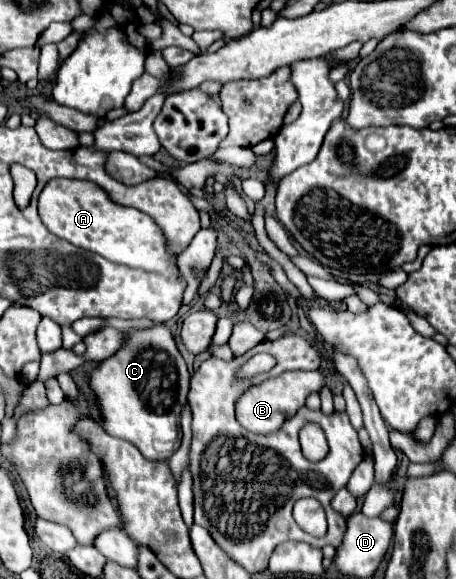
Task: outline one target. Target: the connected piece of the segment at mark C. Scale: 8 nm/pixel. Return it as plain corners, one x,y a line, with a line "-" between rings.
166,324
128,332
124,346
90,372
90,390
96,396
102,428
132,442
144,458
166,460
182,440
180,414
186,404
190,374

